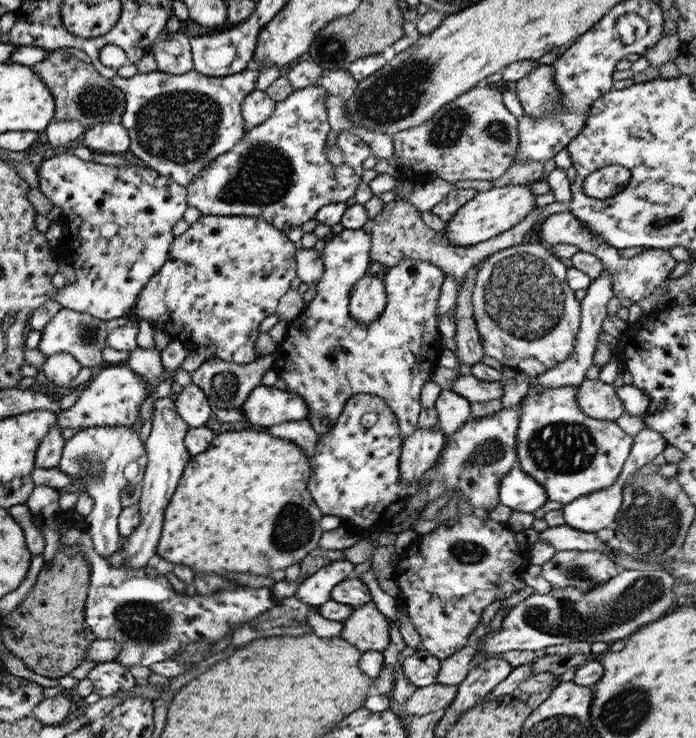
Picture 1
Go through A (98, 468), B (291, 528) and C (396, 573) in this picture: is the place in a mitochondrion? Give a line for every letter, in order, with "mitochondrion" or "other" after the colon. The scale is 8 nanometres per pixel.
A: mitochondrion
B: mitochondrion
C: other

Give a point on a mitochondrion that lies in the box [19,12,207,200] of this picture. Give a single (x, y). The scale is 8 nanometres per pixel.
(92, 99)

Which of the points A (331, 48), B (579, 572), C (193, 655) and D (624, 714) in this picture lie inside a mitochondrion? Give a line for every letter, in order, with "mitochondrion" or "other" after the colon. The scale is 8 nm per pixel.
A: mitochondrion
B: mitochondrion
C: mitochondrion
D: mitochondrion

